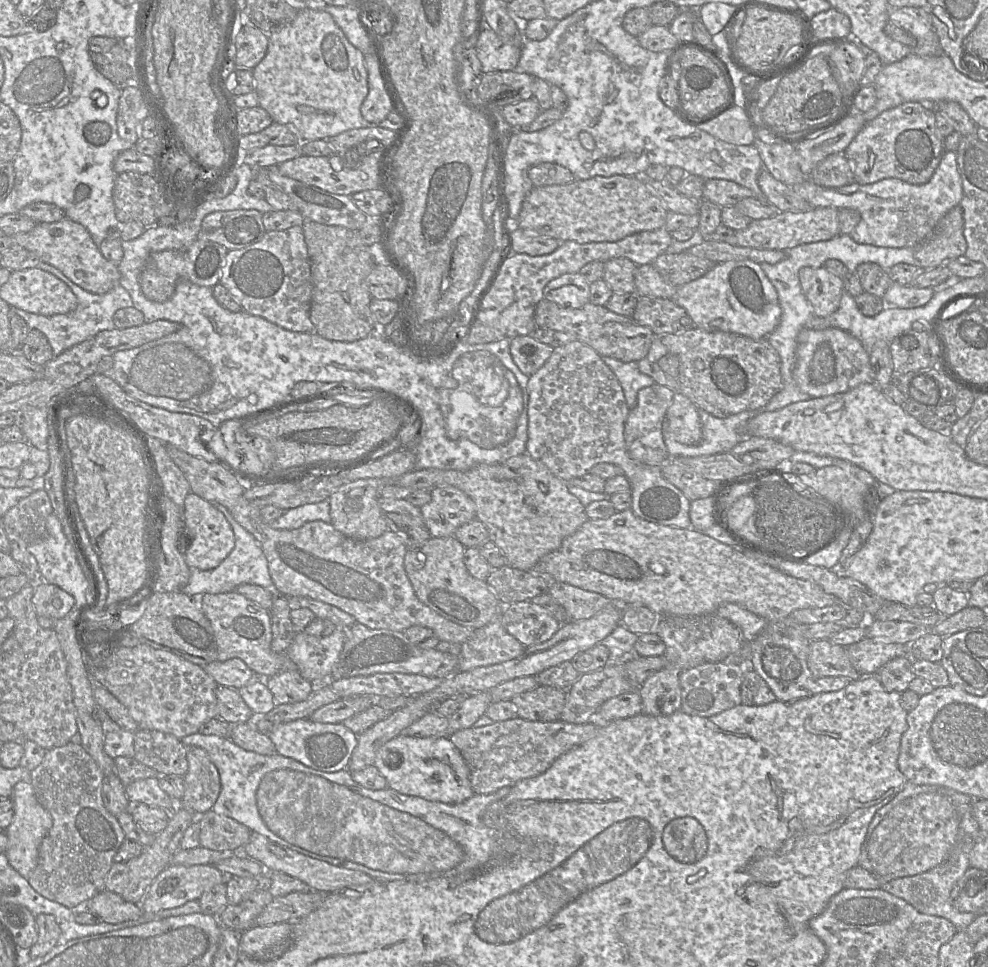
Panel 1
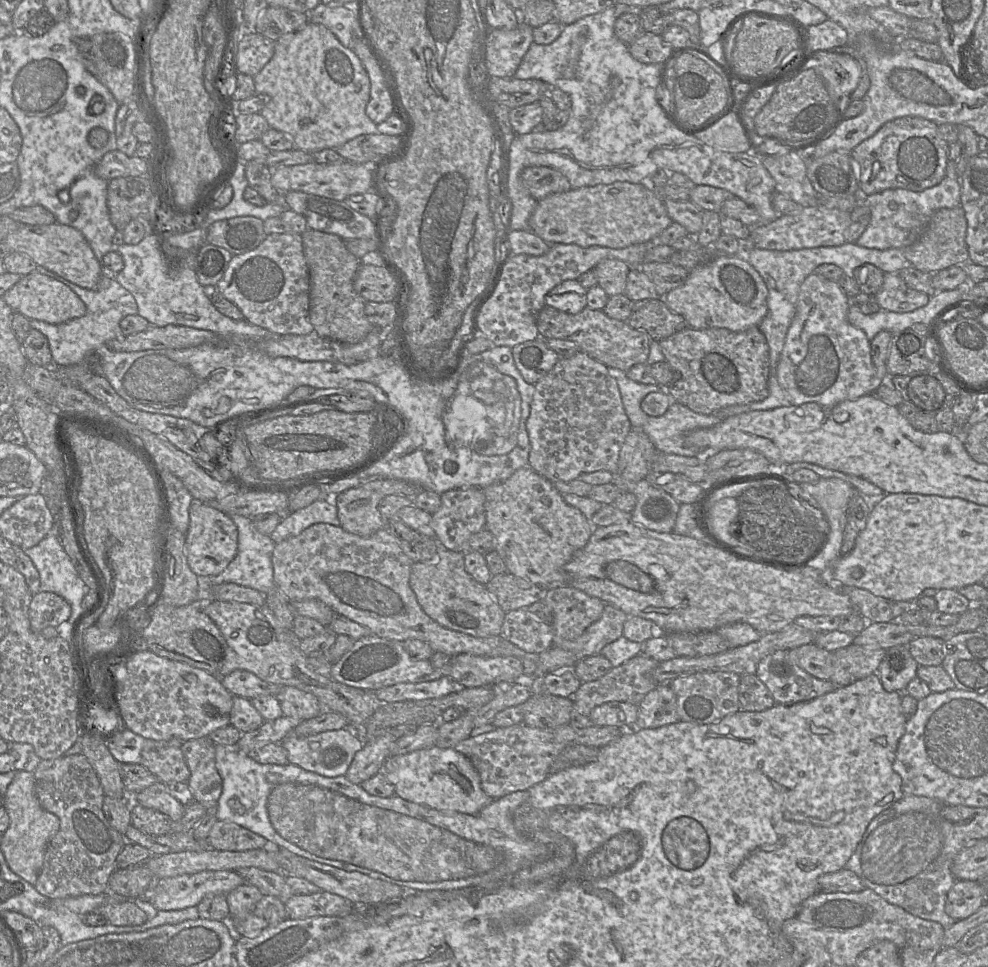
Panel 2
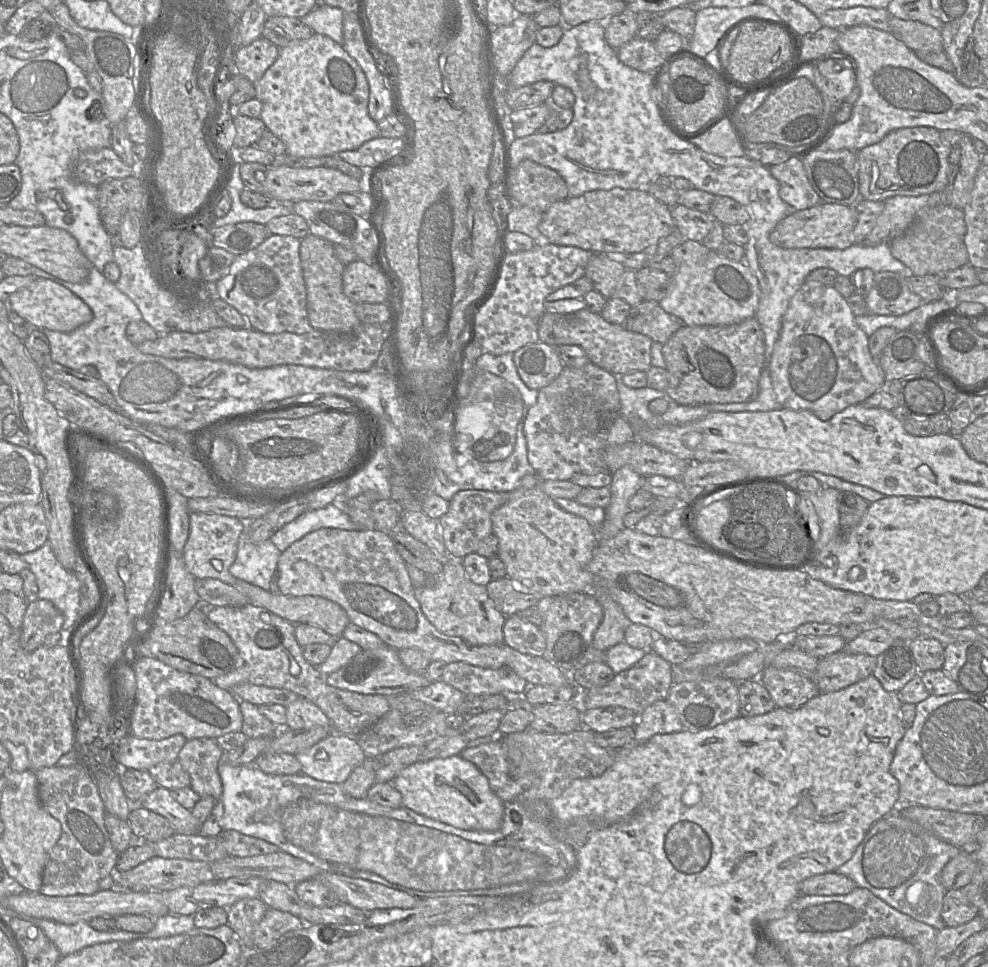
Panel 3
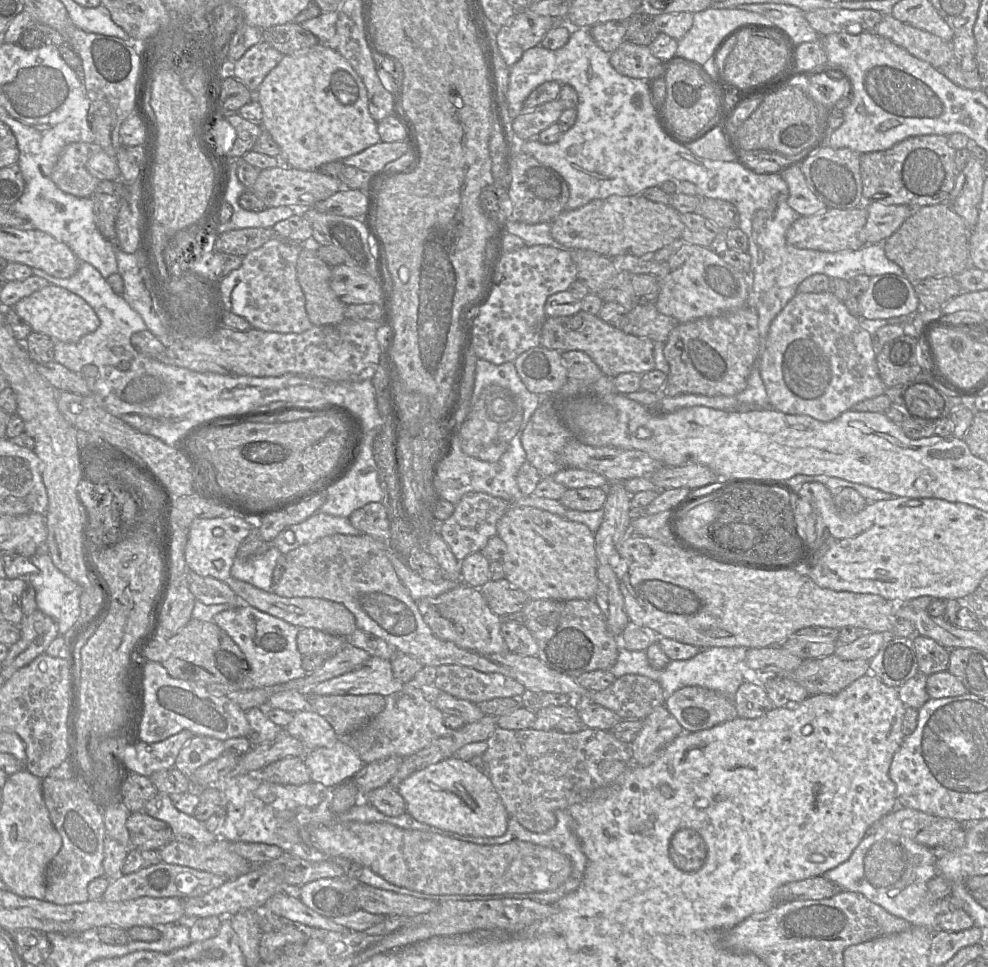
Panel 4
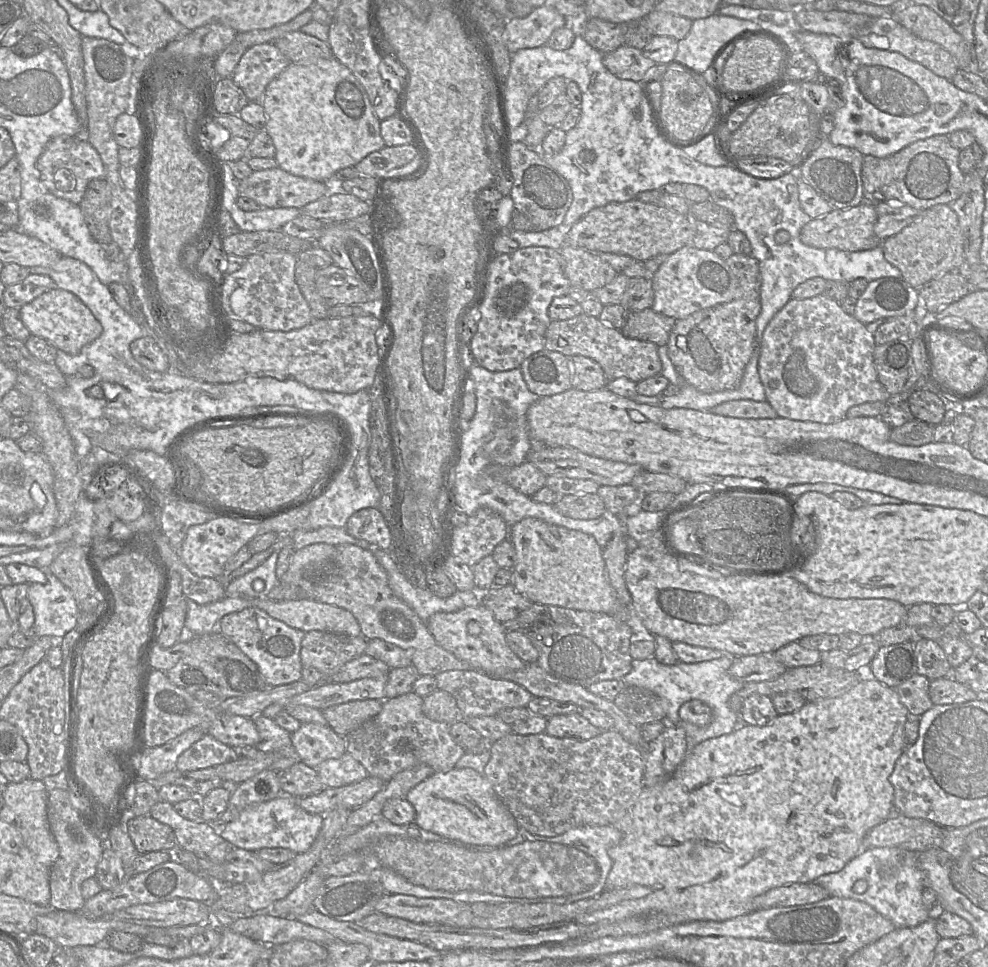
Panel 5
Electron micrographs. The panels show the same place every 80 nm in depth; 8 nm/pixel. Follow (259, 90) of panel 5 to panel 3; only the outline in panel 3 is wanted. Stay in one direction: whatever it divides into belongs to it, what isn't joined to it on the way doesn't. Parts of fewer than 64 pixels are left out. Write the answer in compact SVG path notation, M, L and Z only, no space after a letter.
M262 37L247 46L239 46L234 51L235 71L254 84L277 60L279 50L280 48Z

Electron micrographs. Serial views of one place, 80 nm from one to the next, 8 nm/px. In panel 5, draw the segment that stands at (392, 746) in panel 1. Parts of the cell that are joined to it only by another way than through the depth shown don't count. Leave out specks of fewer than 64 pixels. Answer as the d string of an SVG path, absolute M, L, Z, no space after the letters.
M453 768L444 773L433 772L412 788L405 799L414 807L414 822L420 828L466 845L499 847L506 845L517 835L519 825L513 815L497 797L487 778L471 768Z

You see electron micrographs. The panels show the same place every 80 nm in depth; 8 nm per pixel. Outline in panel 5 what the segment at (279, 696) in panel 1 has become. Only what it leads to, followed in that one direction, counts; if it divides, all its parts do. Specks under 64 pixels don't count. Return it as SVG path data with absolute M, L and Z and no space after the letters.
M301 723L299 729L290 734L297 759L313 769L346 752L345 737L338 735L329 725Z

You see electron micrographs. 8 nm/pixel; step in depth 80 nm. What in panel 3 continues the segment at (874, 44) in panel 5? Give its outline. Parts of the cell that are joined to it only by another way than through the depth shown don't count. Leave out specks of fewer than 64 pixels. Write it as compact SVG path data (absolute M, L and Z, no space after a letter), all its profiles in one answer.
M891 16L890 32L913 52L943 52L941 32L932 26Z

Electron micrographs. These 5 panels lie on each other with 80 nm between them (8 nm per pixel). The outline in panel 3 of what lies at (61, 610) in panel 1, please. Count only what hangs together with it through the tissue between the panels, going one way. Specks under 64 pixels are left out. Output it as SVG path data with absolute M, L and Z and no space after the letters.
M38 598L28 604L21 628L20 645L33 652L50 634L58 633L64 623L63 613L49 600Z

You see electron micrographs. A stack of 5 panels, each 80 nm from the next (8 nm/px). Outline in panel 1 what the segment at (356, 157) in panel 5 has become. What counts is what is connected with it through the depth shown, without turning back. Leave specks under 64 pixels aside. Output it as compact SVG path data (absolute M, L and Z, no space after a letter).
M315 4L301 8L293 21L287 24L278 25L272 30L272 32L268 35L267 53L261 62L253 68L252 72L255 81L254 91L258 94L259 106L269 113L274 122L287 125L288 127L294 127L302 141L319 139L326 140L327 138L336 136L347 130L375 126L367 122L360 112L361 104L368 94L368 73L364 63L364 55L348 41L342 30L335 23L332 16Z

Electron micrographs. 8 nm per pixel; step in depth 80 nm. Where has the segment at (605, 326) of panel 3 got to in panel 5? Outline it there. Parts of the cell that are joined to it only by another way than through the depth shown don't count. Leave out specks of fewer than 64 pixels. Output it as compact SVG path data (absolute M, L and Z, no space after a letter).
M584 313L568 320L551 320L545 333L545 349L560 352L568 358L576 355L591 358L600 364L609 381L626 377L639 383L662 372L656 344L627 338L620 330Z

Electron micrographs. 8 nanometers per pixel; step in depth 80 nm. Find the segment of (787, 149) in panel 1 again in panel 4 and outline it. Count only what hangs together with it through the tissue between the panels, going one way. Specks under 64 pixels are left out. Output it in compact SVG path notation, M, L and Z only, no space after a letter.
M788 166L779 174L788 185L788 205L800 216L814 215L828 208L808 187L800 166Z

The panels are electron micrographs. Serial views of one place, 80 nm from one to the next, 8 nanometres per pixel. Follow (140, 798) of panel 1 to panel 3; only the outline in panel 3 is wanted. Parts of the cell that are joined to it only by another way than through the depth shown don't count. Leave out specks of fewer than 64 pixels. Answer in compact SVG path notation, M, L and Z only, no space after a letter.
M158 786L144 800L141 807L165 817L175 833L184 835L198 834L200 827L192 816L190 810L185 809L172 798L169 790Z

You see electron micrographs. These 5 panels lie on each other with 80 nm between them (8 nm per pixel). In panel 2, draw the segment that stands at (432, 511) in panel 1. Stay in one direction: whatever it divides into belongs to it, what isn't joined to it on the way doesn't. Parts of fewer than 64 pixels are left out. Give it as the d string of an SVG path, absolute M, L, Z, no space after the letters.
M470 487L448 490L440 494L440 508L432 514L433 529L441 548L466 553L470 537L486 527L483 488Z

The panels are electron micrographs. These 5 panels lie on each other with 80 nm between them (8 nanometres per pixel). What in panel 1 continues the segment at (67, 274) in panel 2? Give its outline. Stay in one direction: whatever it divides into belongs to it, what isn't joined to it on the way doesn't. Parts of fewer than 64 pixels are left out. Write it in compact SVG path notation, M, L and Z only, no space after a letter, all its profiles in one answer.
M64 218L58 222L37 224L34 229L12 238L13 245L34 253L42 262L57 268L88 292L103 294L119 284L118 265L103 257L88 230L77 222Z

